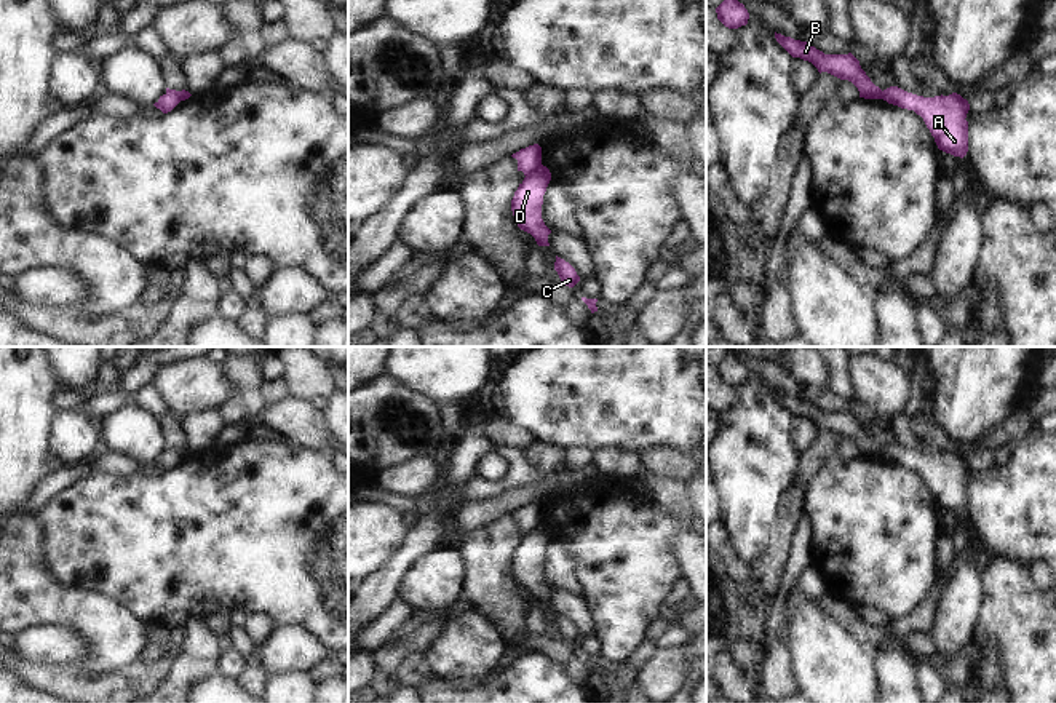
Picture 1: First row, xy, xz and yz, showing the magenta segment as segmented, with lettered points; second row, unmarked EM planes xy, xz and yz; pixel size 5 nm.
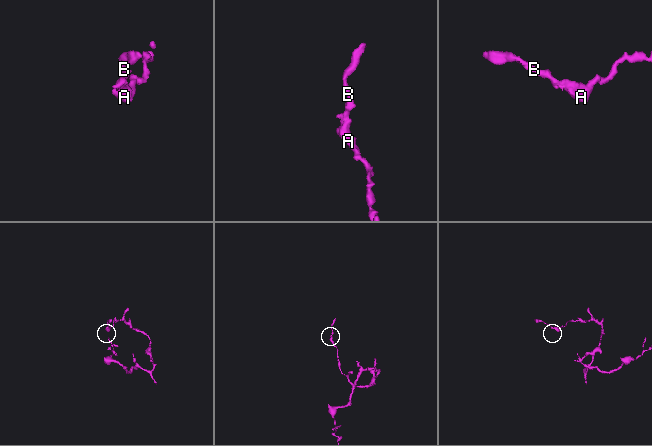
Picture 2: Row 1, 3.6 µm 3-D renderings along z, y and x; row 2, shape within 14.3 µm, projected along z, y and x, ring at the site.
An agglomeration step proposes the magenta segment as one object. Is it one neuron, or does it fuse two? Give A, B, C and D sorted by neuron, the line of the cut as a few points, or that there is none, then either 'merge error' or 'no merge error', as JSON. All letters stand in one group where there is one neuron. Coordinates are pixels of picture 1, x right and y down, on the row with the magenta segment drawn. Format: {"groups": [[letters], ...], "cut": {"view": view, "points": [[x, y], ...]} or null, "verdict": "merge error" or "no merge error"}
{"groups": [["A", "C", "D"], ["B"]], "cut": {"view": "xz", "points": [[542, 165], [526, 176]]}, "verdict": "merge error"}

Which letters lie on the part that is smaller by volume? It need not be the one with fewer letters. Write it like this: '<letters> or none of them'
B

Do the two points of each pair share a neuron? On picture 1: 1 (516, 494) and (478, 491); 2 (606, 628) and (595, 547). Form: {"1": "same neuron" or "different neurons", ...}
{"1": "different neurons", "2": "same neuron"}

